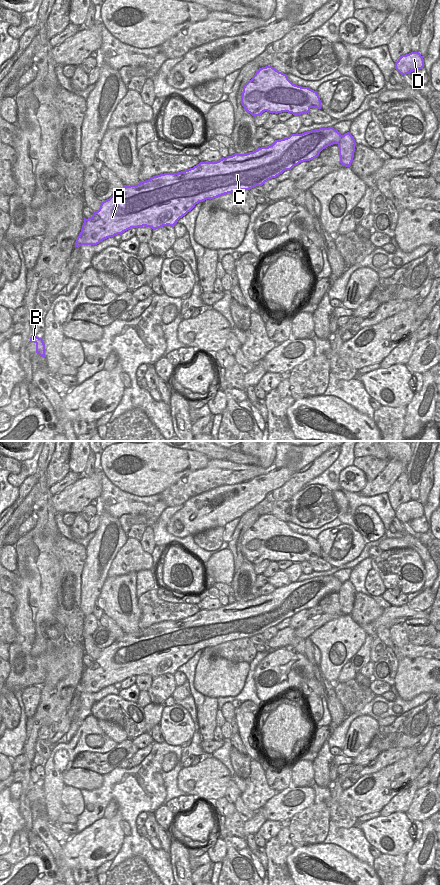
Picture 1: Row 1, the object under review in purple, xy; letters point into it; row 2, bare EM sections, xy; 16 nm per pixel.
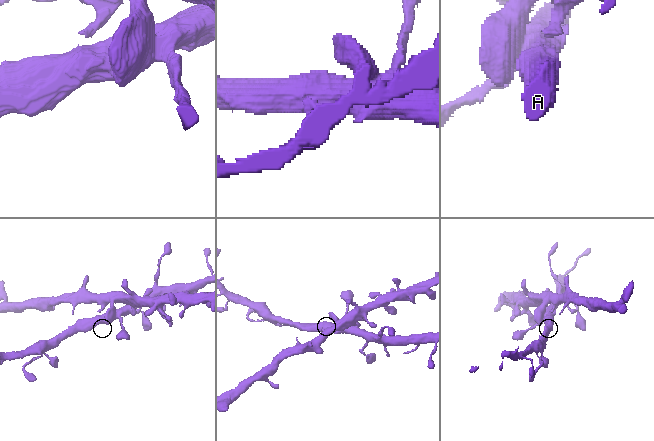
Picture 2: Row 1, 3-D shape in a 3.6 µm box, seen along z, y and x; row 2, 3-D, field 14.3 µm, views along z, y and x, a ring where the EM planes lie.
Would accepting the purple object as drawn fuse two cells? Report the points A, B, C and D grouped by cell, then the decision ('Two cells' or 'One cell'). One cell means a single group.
Groups: A B C / D. Two cells.

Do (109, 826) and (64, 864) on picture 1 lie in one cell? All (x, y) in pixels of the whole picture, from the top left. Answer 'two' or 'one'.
one

